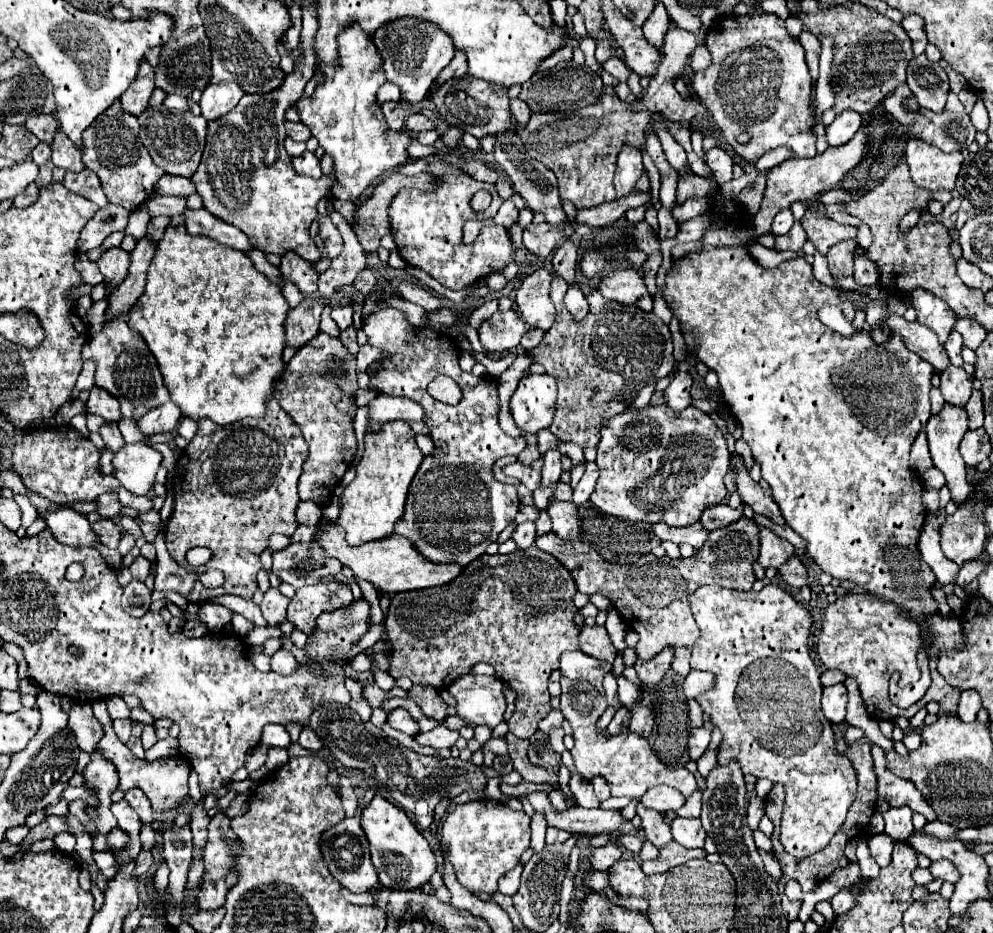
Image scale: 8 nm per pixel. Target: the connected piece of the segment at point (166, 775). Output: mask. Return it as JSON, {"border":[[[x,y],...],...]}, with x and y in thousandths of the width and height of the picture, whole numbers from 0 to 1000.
{"border":[[[98,751],[94,753],[94,764],[96,768],[104,775],[106,779],[106,788],[98,801],[100,807],[104,807],[110,816],[116,818],[118,822],[118,829],[120,829],[120,846],[122,848],[128,848],[132,844],[140,844],[148,856],[152,859],[152,865],[156,871],[160,869],[170,869],[170,867],[178,867],[184,856],[190,852],[190,844],[188,844],[188,835],[190,835],[190,829],[192,829],[192,822],[188,818],[182,818],[178,809],[174,811],[164,811],[164,814],[158,814],[158,816],[144,816],[144,814],[138,814],[128,801],[126,796],[122,796],[112,779],[112,771],[108,766],[108,756],[106,751]]]}

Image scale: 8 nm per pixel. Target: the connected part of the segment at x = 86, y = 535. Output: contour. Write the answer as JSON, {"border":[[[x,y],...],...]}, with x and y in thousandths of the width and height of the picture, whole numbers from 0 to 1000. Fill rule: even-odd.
{"border":[[[59,543],[51,548],[39,550],[45,556],[45,563],[53,569],[53,576],[69,586],[96,586],[100,582],[98,573],[94,573],[92,561],[86,552],[78,550],[72,543]]]}

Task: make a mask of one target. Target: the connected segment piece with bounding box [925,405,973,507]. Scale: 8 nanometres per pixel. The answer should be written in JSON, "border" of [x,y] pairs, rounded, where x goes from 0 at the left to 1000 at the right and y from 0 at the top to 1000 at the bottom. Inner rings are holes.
{"border":[[[952,434],[950,441],[944,445],[944,447],[938,447],[932,456],[932,464],[936,468],[936,483],[938,483],[938,492],[940,492],[940,498],[952,509],[952,516],[954,516],[954,524],[958,528],[958,537],[964,541],[964,543],[970,543],[980,524],[974,516],[974,507],[972,507],[972,494],[966,486],[966,475],[970,471],[974,462],[974,449],[972,449],[972,438],[970,436],[956,436]]]}

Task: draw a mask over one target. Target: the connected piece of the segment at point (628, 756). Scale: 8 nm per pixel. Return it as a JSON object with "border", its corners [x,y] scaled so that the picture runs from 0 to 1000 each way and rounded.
{"border":[[[571,698],[569,702],[565,702],[565,736],[567,736],[565,762],[577,779],[579,801],[575,803],[575,809],[579,814],[581,826],[589,837],[595,837],[597,833],[607,833],[615,844],[615,852],[619,854],[631,852],[635,856],[646,856],[652,846],[668,839],[684,846],[688,854],[694,854],[702,846],[700,831],[690,822],[684,824],[672,822],[656,805],[654,794],[646,786],[635,781],[625,781],[621,788],[613,788],[611,781],[601,781],[599,775],[611,760],[609,738],[605,730],[613,719],[615,719],[615,711],[597,706],[587,698],[579,698],[579,700]]]}

